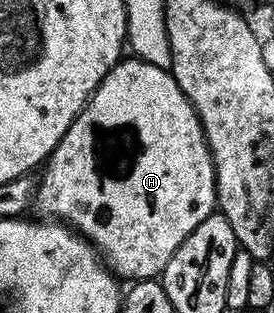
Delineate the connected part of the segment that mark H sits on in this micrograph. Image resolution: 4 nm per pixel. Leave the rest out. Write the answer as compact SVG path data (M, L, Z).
M137 57L123 58L104 77L104 81L90 95L90 100L84 105L84 109L72 121L72 125L64 133L64 137L56 145L56 149L46 160L41 168L42 179L37 180L33 210L38 210L39 216L50 221L61 221L65 226L78 232L82 238L94 244L99 256L104 260L107 267L114 272L115 276L123 280L137 281L139 279L153 279L161 276L162 270L168 265L172 253L204 221L204 217L215 214L218 194L216 193L216 177L214 176L214 162L208 141L204 137L202 122L194 111L193 105L184 97L180 85L176 85L174 76L165 67L157 67Z

